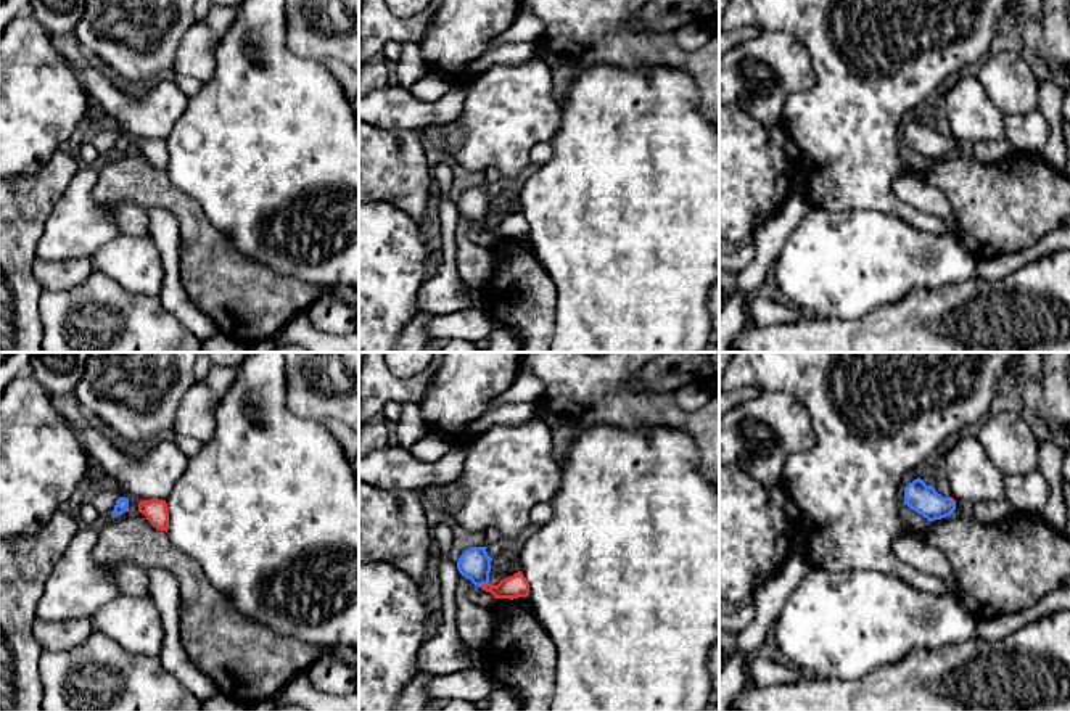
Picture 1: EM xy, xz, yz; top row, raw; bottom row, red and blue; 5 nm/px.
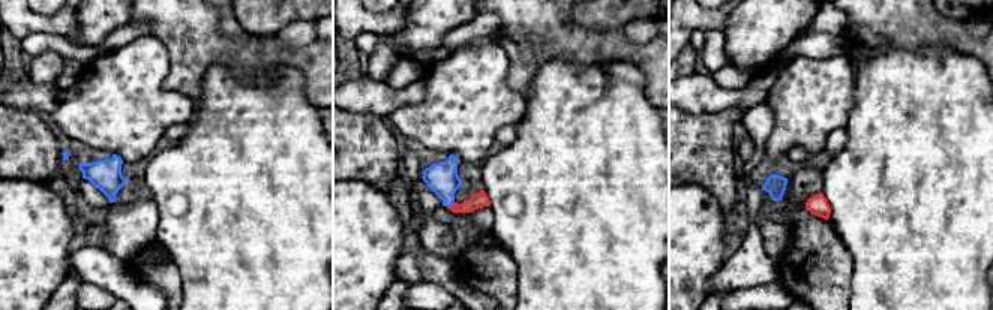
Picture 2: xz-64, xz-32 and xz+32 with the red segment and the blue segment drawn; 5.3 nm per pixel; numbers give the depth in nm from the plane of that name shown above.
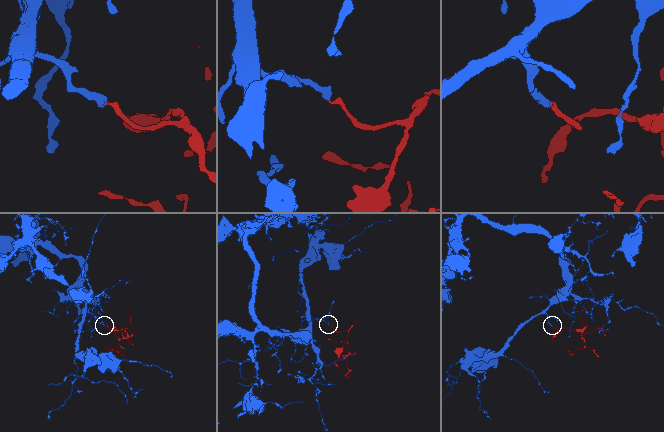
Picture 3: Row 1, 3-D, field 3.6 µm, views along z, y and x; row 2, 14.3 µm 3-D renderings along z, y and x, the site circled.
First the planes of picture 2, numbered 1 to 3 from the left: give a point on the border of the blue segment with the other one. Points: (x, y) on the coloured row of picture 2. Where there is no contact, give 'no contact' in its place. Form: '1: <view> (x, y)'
1: no contact
2: xz-32 (452, 205)
3: no contact

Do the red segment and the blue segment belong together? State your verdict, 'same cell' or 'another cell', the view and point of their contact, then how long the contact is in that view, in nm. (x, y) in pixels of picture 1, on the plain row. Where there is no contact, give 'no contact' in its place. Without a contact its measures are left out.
same cell; meets red in xz at (485, 224); contact 50 nm long

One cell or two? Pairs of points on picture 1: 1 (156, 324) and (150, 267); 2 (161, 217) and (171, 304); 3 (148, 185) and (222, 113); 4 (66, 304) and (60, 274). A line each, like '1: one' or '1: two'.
1: two
2: one
3: two
4: two

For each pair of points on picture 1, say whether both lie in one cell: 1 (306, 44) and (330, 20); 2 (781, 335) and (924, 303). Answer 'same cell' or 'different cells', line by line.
1: same cell
2: same cell

